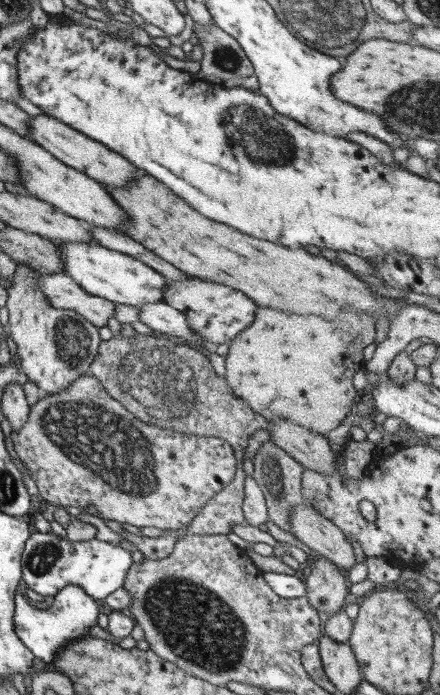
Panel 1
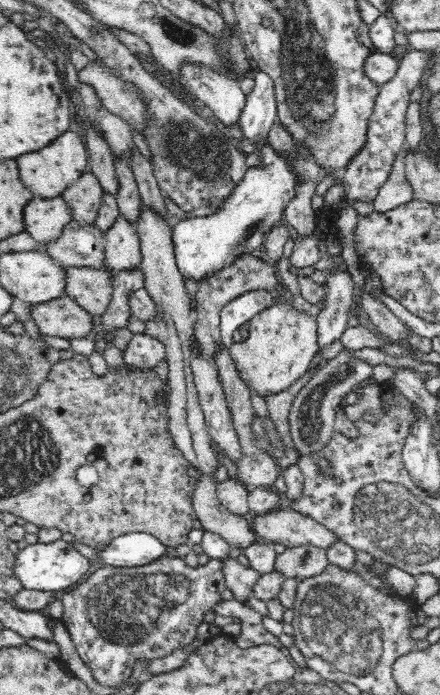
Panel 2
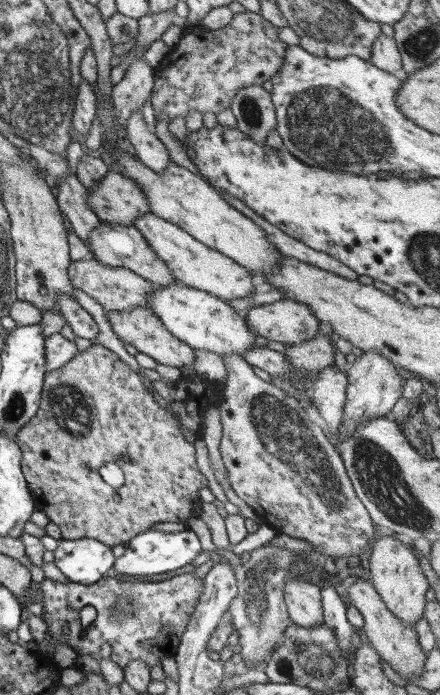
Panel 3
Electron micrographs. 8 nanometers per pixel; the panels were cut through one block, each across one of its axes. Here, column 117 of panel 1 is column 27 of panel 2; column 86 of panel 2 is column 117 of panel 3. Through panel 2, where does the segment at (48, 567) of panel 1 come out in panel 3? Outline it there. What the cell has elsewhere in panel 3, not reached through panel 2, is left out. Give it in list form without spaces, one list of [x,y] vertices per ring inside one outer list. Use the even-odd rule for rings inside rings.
[[[149,529],[129,539],[129,543],[123,545],[123,549],[123,555],[115,558],[113,567],[111,567],[111,571],[121,577],[166,573],[191,563],[202,552],[195,532],[190,529],[175,532],[175,534]]]

